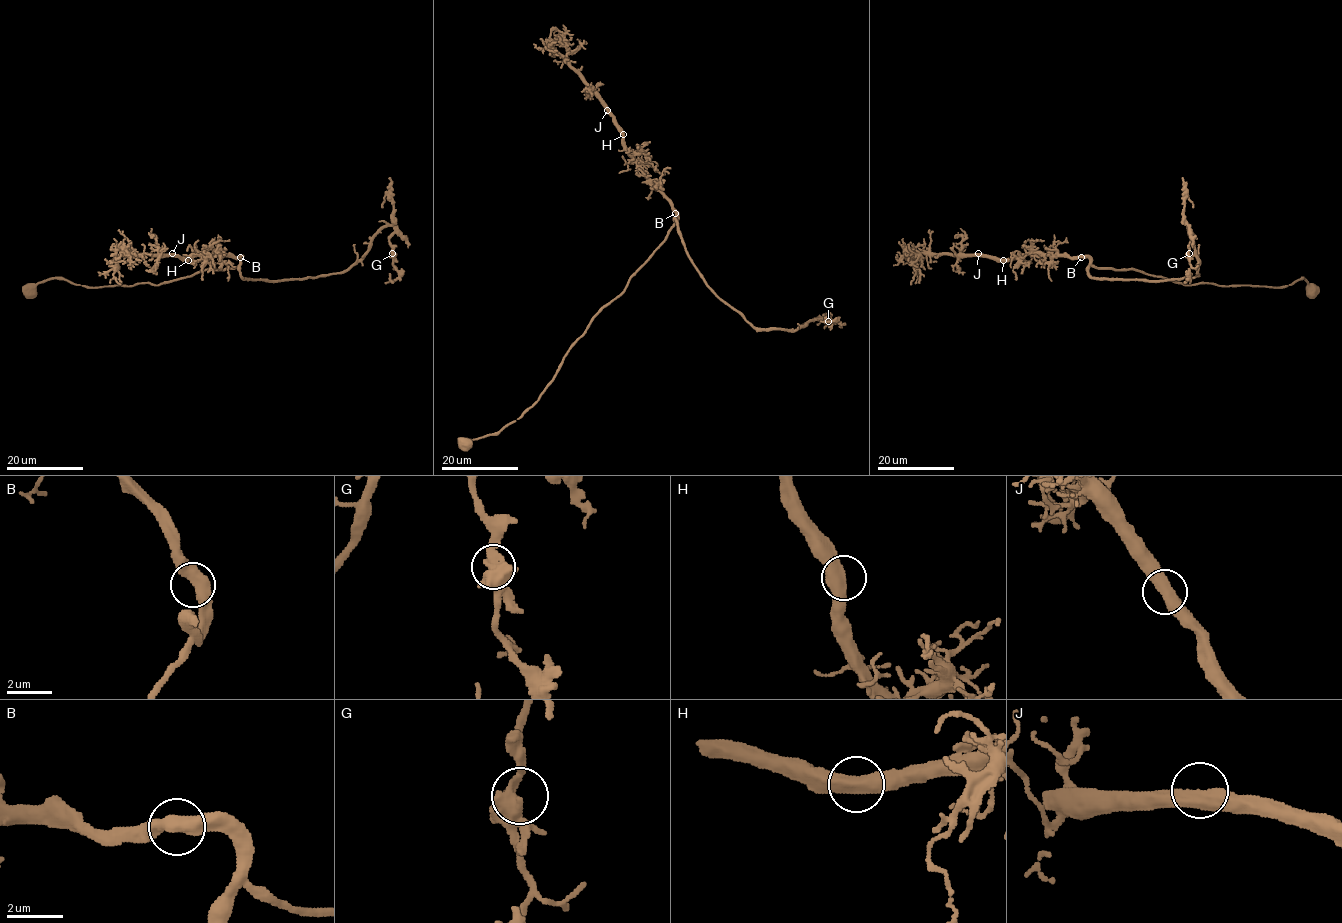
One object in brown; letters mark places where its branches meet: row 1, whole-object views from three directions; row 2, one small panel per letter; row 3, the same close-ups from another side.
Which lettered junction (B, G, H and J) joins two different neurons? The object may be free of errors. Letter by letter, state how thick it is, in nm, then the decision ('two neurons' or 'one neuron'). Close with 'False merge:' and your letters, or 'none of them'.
B: 550 nm thick; one neuron
G: 600 nm thick; one neuron
H: 550 nm thick; one neuron
J: 500 nm thick; one neuron
False merge: none of them

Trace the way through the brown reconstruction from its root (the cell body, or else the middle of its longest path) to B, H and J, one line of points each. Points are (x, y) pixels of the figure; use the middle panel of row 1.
B: (464, 444), (497, 434), (538, 399), (591, 320), (624, 289), (629, 278), (665, 239), (675, 223), (675, 213)
H: (464, 444), (497, 434), (538, 399), (591, 320), (624, 289), (675, 223), (673, 204), (627, 150), (623, 134)
J: (464, 444), (497, 434), (538, 399), (591, 320), (675, 223), (673, 204), (627, 150), (607, 110)

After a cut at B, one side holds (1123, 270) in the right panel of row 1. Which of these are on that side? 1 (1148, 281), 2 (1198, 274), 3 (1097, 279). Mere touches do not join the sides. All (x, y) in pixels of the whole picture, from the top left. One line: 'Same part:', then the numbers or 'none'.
Same part: none

